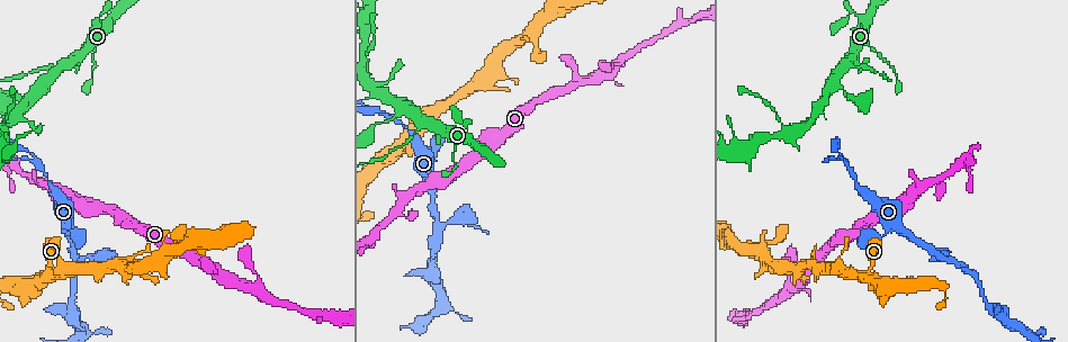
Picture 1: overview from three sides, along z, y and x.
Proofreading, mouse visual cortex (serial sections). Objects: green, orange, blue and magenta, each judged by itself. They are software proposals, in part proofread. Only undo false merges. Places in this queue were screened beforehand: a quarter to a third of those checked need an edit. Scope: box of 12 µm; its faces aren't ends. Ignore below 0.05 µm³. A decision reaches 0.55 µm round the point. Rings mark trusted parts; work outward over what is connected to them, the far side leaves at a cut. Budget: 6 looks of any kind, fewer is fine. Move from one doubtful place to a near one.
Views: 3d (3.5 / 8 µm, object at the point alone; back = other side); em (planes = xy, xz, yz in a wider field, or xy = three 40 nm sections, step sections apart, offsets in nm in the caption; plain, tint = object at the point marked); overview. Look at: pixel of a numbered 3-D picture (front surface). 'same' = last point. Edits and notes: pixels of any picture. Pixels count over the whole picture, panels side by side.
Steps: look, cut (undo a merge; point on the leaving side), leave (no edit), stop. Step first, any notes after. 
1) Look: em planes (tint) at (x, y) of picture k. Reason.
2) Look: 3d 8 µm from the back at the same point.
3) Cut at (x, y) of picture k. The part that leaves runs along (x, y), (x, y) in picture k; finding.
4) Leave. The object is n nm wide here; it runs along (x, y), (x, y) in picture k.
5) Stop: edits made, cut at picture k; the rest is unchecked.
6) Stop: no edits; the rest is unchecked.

Look: 3d 3.5 µm at (400, 151) of picture 1. Sharp bend.

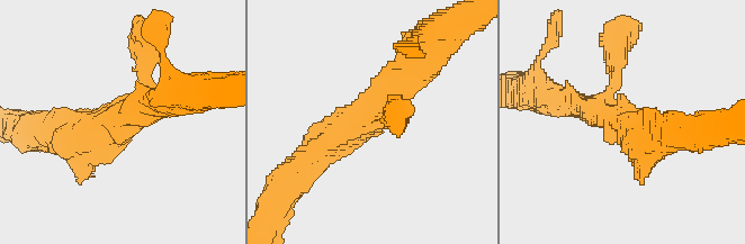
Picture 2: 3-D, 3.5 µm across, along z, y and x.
Look: em xy step 5 (tint) at (370, 109) of picture 2. 3 arms meet here; the arms are 200, 350, 500 nm wide; need the tissue.

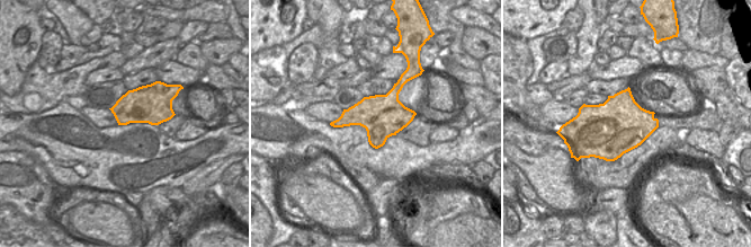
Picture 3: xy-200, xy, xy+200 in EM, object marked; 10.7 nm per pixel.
Leave. It runs along (143, 64), (129, 113), (60, 136) in picture 2; continuous, no second cell.

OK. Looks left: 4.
Look: 3d 3.5 µm at (999, 315) of picture 1. Calibre changes.

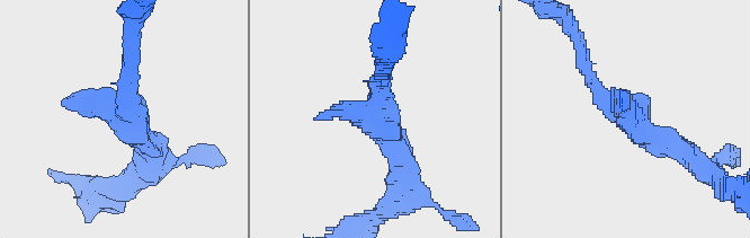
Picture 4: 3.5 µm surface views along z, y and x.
Look: em planes (tint) at (619, 113) of picture 4. Need the tissue.

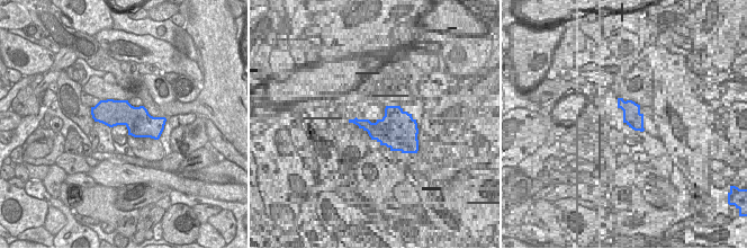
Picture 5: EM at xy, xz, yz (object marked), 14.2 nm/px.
Leave. It runs along (580, 47), (612, 107), (672, 144) in picture 4; all the same cell.

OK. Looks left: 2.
Look: 3d 3.5 µm at (63, 62) of picture 1. Side arm on a straight run.

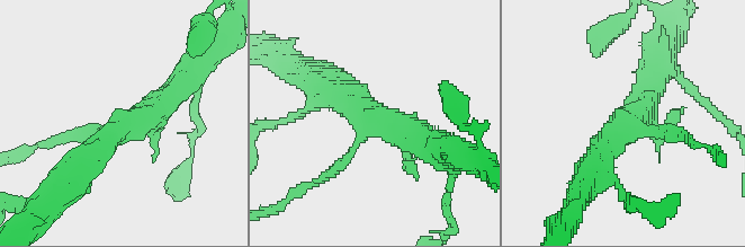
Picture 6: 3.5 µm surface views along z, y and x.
Look: em xy step 3 (tint) at (378, 121) of picture 6.

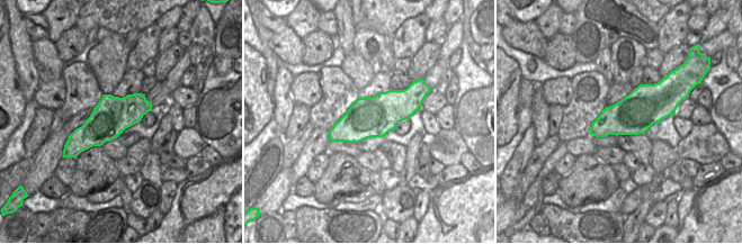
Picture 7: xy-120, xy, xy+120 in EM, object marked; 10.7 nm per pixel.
Leave. It runs along (186, 81), (74, 168) in picture 6; continuous, no second cell.

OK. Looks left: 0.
Stop: no edits; the rest is unchecked.

